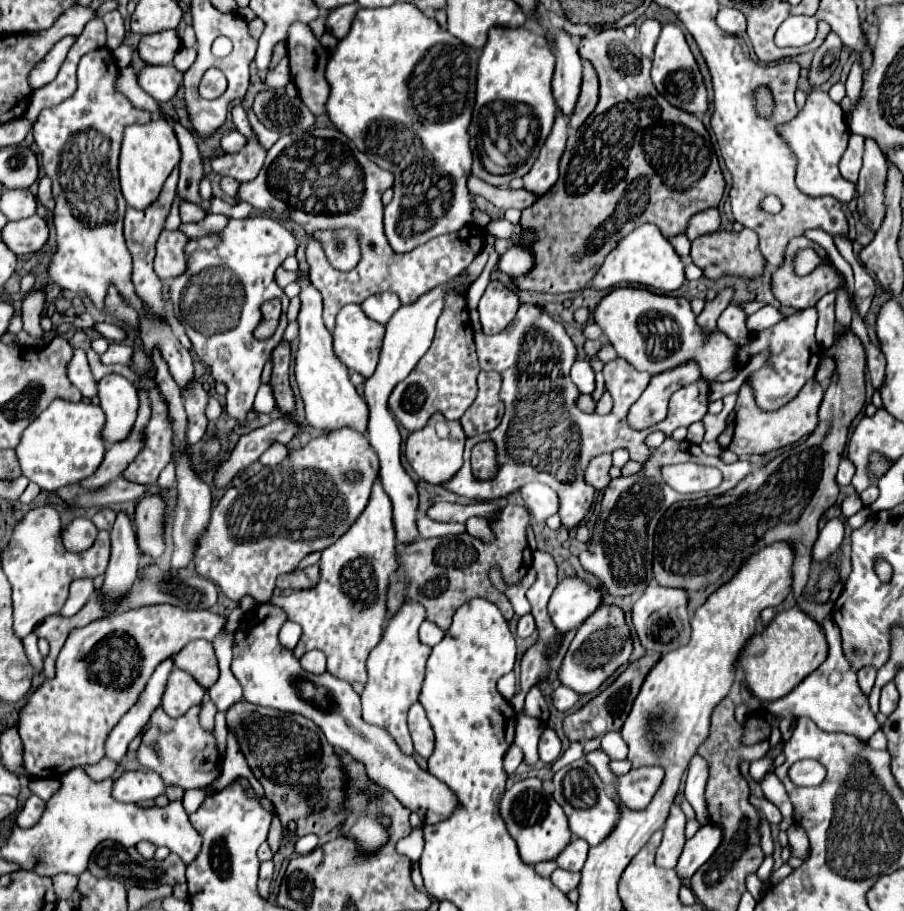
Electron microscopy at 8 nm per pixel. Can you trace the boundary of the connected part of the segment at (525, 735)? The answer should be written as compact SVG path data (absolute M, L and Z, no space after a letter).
M525 713L517 715L515 745L521 747L521 751L525 755L525 763L529 763L529 765L539 761L539 755L537 755L539 737L541 737L541 721L531 715L525 715Z

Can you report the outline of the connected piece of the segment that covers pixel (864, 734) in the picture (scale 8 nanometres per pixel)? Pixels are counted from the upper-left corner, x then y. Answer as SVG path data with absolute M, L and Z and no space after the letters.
M829 614L822 622L822 627L829 641L829 657L827 661L823 661L823 665L819 665L819 669L815 669L815 673L807 675L791 693L787 693L785 697L781 697L779 701L769 701L769 703L761 703L757 701L751 691L747 689L745 681L739 681L739 689L741 689L741 701L757 711L757 709L765 709L771 715L779 715L779 717L809 717L819 729L823 731L841 731L841 733L851 733L863 741L867 741L877 729L881 729L881 725L877 723L875 715L869 709L867 697L861 693L859 685L857 685L857 675L851 673L851 667L847 665L843 651L841 651L841 631L834 621L832 614Z

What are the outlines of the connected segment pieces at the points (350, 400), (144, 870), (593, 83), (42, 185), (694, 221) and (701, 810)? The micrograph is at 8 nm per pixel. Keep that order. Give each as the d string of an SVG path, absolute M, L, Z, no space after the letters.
M299 271L297 283L301 287L299 299L301 299L301 311L297 317L299 323L299 345L295 353L295 377L299 385L301 399L305 403L305 413L307 413L307 423L321 429L341 429L341 427L353 427L365 433L367 427L367 403L357 395L353 383L349 381L347 373L349 369L335 357L333 345L331 345L331 331L327 331L321 311L323 311L323 301L321 293L311 285L307 275Z
M103 841L95 853L91 855L89 861L89 871L95 873L97 877L115 877L117 881L121 881L127 887L143 887L143 889L155 889L159 885L177 885L177 883L185 883L185 863L179 861L179 857L175 857L175 853L171 853L167 859L163 861L155 861L155 859L143 859L139 857L135 847L125 847L117 841Z
M583 61L583 89L579 95L579 105L575 107L575 113L571 115L571 129L579 129L585 119L593 113L595 105L599 101L599 77L593 69L591 61Z
M41 177L41 181L39 181L39 193L37 193L37 201L39 201L39 203L45 207L45 209L53 211L55 201L53 201L53 195L51 195L51 181L49 181L49 177Z
M711 207L711 209L705 209L705 211L699 211L695 213L689 223L687 223L687 229L685 229L685 235L693 241L705 233L711 233L715 229L719 229L721 225L721 215L719 215L719 209Z
M695 755L689 763L687 771L687 787L685 787L685 799L695 809L697 821L701 825L709 823L707 813L707 801L705 801L705 785L707 785L707 761L701 755Z

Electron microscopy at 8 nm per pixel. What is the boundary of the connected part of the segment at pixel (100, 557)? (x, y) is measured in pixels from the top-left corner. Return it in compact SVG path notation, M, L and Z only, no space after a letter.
M35 507L27 511L11 533L9 545L1 551L1 567L13 587L13 631L27 637L45 617L55 615L67 601L67 589L73 579L103 575L107 569L107 553L111 553L109 533L99 531L95 545L81 553L65 551L59 537L59 513L51 507Z

